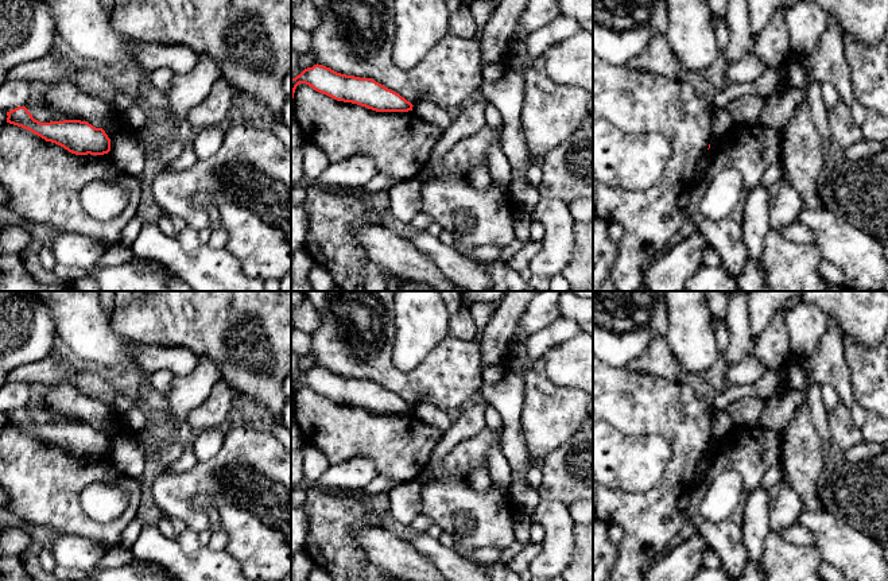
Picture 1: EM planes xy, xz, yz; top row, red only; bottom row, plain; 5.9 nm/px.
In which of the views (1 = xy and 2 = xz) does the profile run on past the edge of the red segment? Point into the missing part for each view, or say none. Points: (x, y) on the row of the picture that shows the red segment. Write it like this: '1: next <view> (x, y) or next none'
1: next none
2: next none

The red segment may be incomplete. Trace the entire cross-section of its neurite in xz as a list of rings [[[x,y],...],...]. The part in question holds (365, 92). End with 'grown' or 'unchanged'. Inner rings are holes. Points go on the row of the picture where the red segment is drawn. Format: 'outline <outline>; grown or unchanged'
outline [[[318,63],[291,78],[291,105],[299,84],[306,84],[337,101],[357,104],[376,112],[408,112],[414,106],[399,93],[372,78],[341,74]]]; unchanged

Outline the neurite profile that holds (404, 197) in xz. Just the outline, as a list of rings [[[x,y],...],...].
[[[418,178],[398,182],[389,190],[389,210],[396,220],[410,224],[422,212],[420,190],[422,182]]]

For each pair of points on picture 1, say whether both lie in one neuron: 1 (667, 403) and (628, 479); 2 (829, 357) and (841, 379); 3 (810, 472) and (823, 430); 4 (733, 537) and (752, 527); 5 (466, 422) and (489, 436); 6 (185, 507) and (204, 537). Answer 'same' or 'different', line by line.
1: different
2: same
3: different
4: different
5: different
6: different

